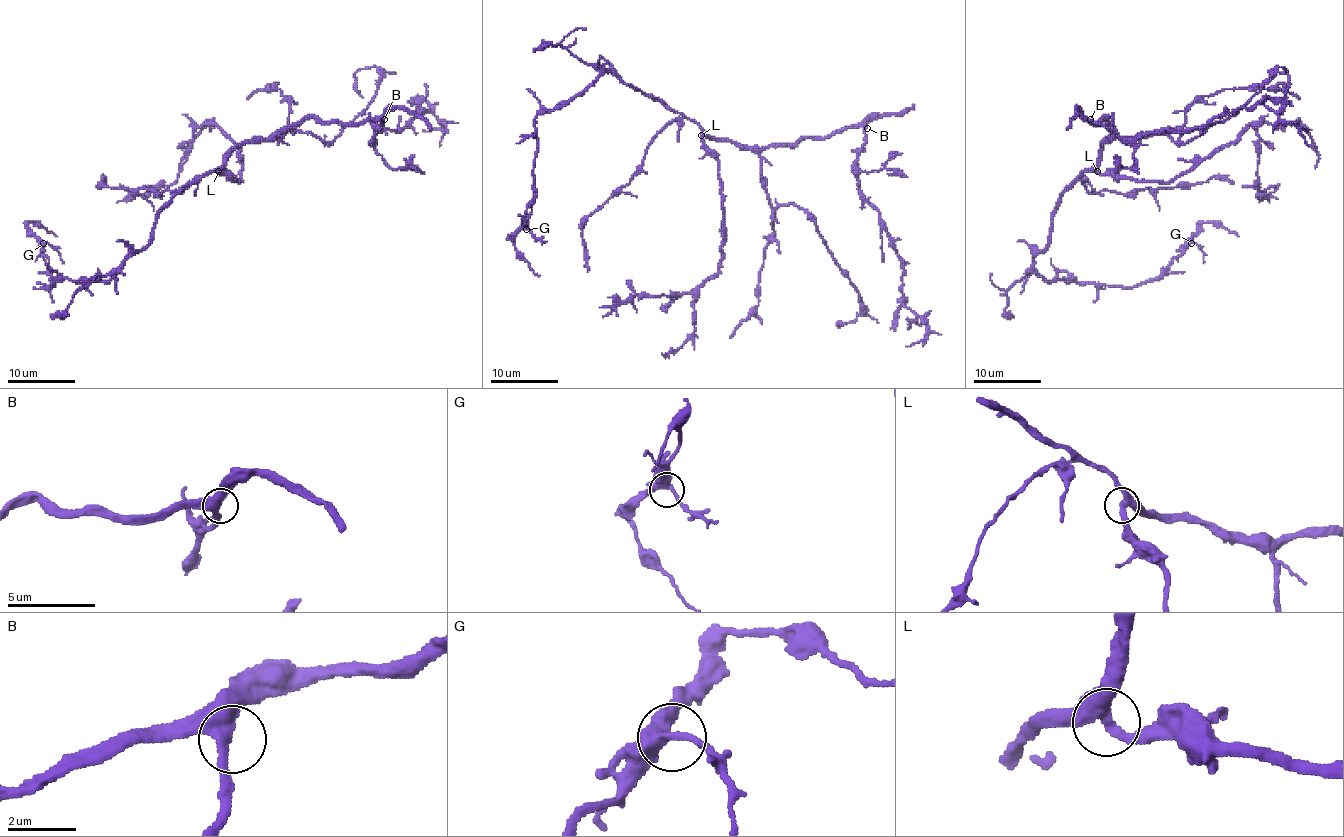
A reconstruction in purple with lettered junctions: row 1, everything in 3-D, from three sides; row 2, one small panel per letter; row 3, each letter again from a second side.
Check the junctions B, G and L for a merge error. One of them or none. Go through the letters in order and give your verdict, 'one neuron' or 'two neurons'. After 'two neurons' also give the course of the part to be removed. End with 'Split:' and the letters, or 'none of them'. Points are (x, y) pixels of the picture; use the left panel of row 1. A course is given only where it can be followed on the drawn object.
B: one neuron
G: one neuron
L: one neuron
Split: none of them

